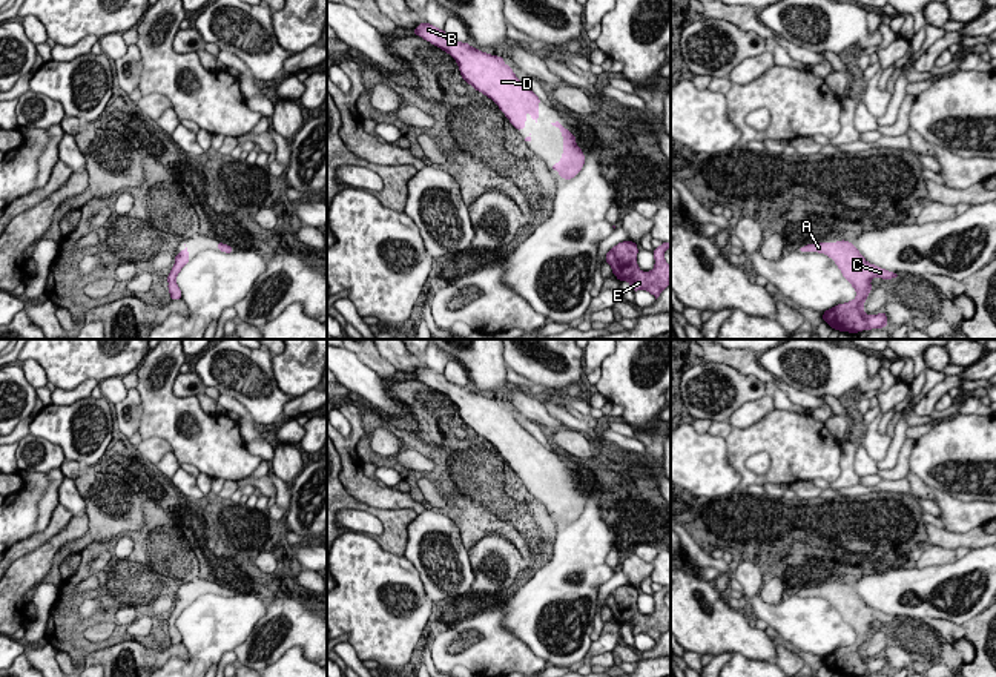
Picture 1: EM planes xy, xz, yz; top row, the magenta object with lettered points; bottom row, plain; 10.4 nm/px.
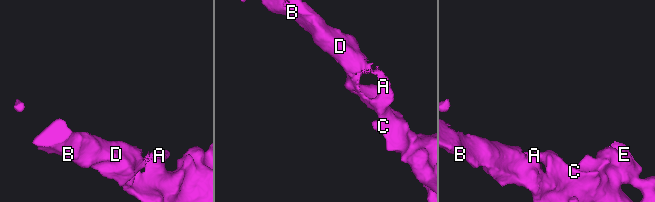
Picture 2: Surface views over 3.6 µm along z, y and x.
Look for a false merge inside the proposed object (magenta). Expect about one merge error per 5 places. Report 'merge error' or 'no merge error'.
no merge error

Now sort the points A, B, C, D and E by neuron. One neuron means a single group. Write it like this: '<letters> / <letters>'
A B C D E

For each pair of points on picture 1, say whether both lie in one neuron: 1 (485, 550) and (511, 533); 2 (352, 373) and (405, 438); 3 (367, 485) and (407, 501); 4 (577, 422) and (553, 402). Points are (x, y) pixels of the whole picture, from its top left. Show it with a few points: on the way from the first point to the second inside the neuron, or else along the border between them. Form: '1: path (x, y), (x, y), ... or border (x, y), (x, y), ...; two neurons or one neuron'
1: border (507, 539), (496, 533), (485, 533), (470, 548); two neurons
2: border (382, 381), (387, 392), (402, 406), (399, 415); two neurons
3: path (376, 495), (398, 501); one neuron
4: path (571, 421), (557, 409); one neuron

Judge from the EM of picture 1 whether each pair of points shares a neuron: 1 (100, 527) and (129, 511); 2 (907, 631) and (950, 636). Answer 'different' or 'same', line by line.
1: same
2: different

